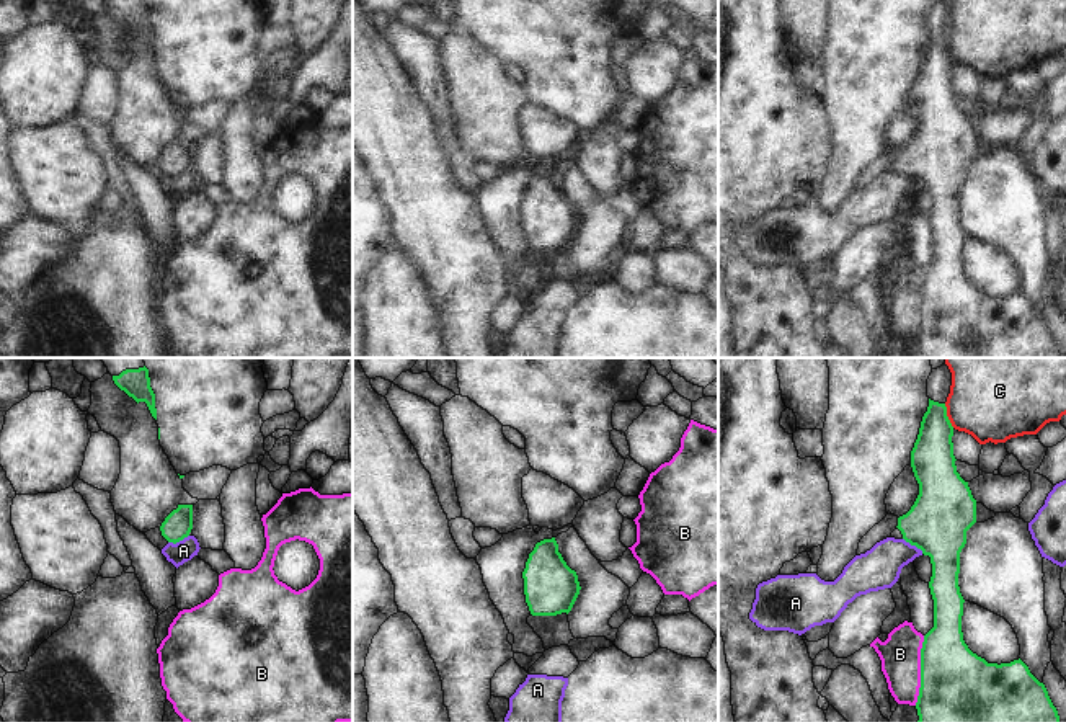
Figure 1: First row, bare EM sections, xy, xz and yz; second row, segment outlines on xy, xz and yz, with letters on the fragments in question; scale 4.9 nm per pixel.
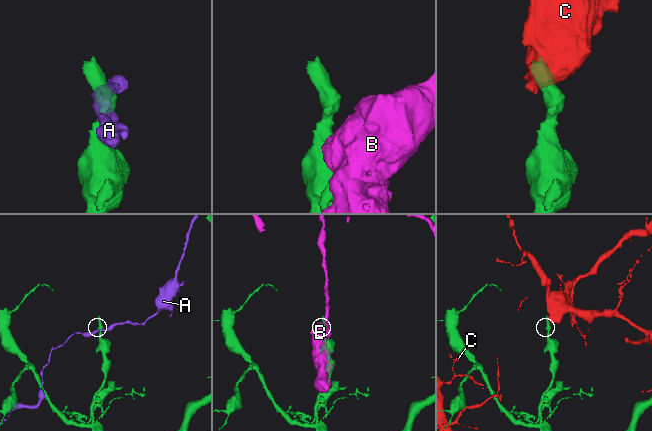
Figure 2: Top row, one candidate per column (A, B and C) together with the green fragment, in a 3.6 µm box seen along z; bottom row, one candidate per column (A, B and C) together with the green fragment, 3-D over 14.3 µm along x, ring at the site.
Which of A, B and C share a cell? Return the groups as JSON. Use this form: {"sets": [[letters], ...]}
{"sets": [["A"], ["B"], ["C"]]}

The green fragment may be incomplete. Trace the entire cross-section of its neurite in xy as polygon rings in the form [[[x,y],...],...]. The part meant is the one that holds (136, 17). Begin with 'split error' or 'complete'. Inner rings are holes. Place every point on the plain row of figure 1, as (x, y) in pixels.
split error; [[[106,0],[114,18],[132,31],[137,38],[145,36],[157,54],[155,28],[150,21],[149,3],[145,0]]]

